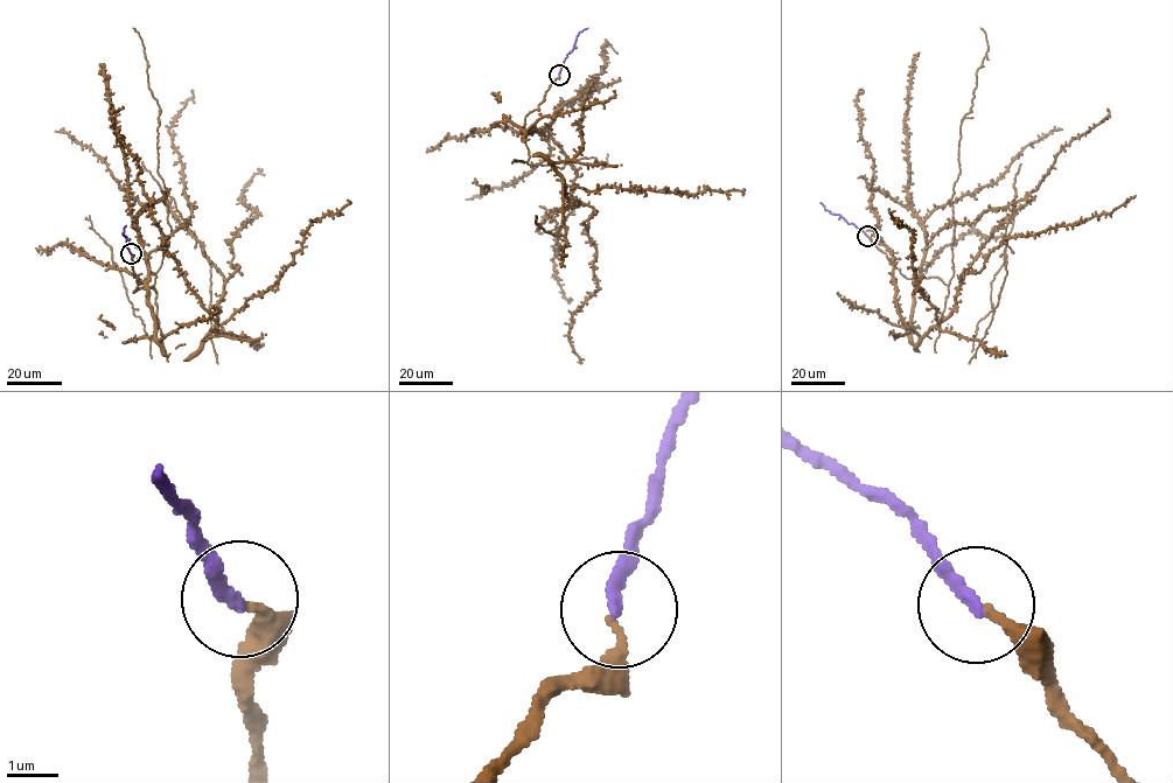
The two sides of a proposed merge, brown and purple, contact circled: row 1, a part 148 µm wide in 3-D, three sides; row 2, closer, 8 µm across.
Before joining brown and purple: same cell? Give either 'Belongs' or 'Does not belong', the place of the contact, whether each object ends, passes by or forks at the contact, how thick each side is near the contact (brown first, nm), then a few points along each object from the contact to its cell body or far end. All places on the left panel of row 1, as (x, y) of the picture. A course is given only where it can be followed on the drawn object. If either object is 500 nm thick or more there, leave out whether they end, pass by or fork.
Belongs. Place: (131, 253). At the ring brown ends. At the ring purple ends. Thickness 160 nm (brown) against 240 nm. Course of brown: (131, 253), (133, 292), (153, 203), (214, 335), (223, 277), (172, 198), (209, 260), (218, 363). Course of purple: (131, 253), (123, 233), (126, 225)

